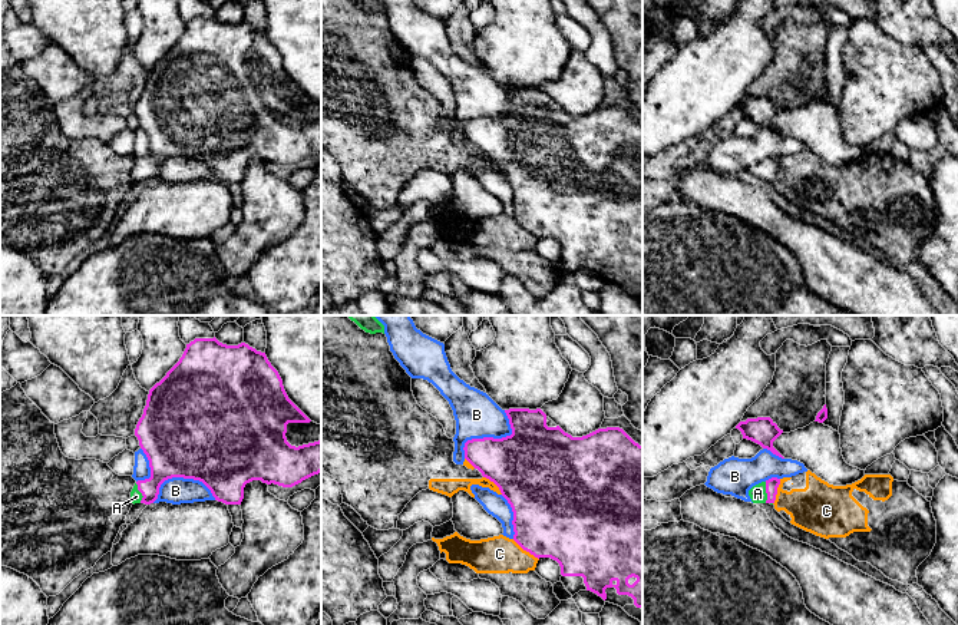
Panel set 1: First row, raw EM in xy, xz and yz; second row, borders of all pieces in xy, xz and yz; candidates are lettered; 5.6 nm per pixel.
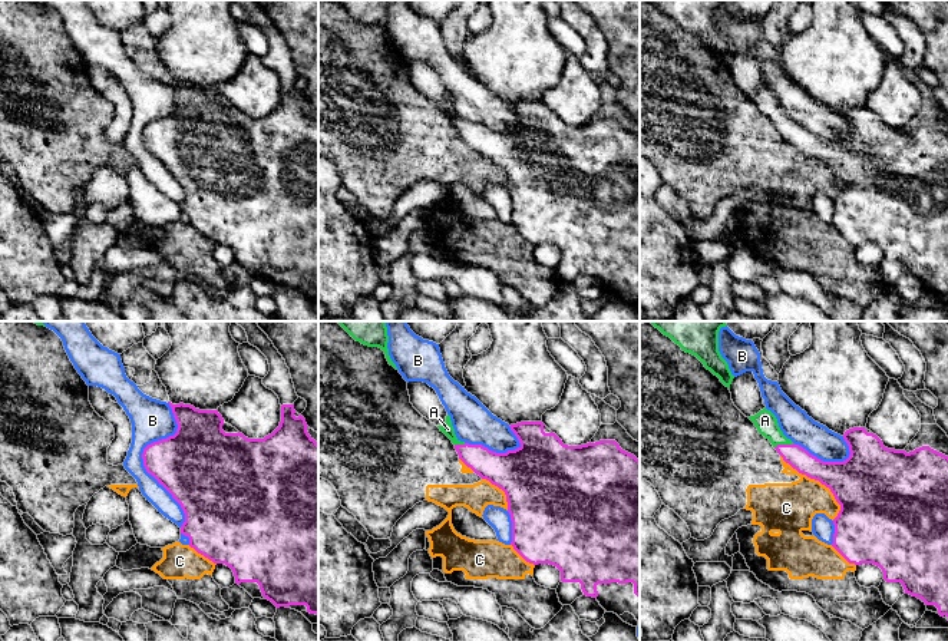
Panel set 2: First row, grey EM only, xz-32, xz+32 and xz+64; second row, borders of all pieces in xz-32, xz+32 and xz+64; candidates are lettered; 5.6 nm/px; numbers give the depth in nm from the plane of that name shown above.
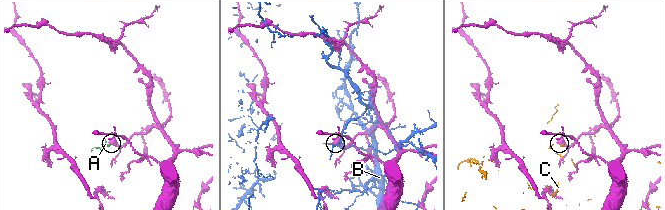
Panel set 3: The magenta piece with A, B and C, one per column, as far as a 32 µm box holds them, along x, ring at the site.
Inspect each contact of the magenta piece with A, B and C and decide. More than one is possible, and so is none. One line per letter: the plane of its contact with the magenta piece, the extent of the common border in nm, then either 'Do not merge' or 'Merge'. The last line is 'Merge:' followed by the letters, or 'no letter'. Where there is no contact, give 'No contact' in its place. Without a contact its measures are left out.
A: Touches magenta in yz. Shared border 120 nm. Merge
B: Touches magenta in xz. Shared border 360 nm. Do not merge
C: Touches magenta in xz. Shared border 190 nm. Do not merge
Merge: A

